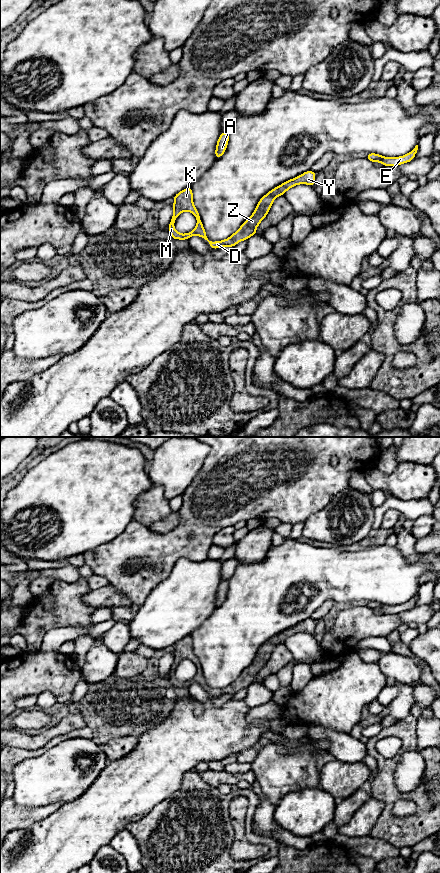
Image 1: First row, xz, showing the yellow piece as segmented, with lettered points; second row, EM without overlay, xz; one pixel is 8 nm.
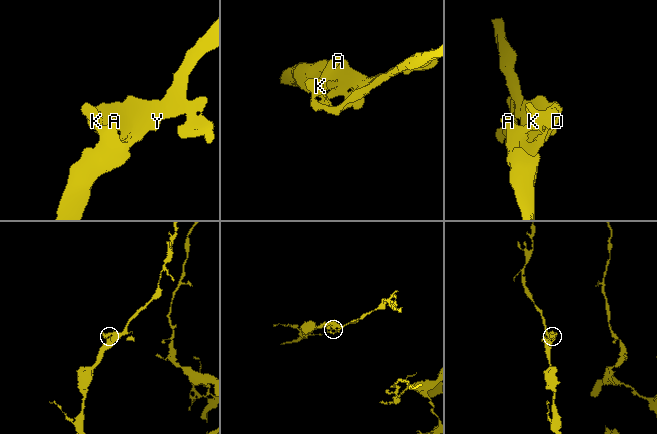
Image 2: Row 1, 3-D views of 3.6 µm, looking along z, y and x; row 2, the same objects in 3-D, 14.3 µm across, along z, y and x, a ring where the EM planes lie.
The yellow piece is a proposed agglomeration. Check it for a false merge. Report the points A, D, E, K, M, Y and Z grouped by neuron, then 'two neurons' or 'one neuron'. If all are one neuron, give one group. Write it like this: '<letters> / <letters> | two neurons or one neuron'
A D E K M Y Z | one neuron

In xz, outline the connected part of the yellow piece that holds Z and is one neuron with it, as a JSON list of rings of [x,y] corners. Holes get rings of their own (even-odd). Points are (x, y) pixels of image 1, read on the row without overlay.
[[[308,618],[305,621],[297,624],[296,626],[290,627],[281,633],[275,635],[264,643],[258,650],[253,662],[240,674],[240,676],[233,681],[229,686],[212,690],[206,683],[203,675],[199,659],[196,657],[193,651],[193,639],[191,635],[187,635],[184,638],[177,641],[173,647],[174,656],[173,664],[170,668],[168,679],[172,684],[173,688],[188,688],[190,685],[197,683],[202,685],[207,691],[210,692],[211,697],[218,697],[220,695],[230,695],[237,693],[240,689],[246,689],[253,683],[256,683],[256,677],[261,669],[266,665],[271,657],[272,651],[276,645],[284,643],[284,641],[295,633],[307,632],[310,634],[315,633],[316,620]],[[184,659],[191,660],[196,665],[196,675],[189,681],[181,682],[176,679],[174,671],[177,665]]]

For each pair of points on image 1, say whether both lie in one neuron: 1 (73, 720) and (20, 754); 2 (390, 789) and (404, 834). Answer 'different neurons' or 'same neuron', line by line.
1: different neurons
2: same neuron

